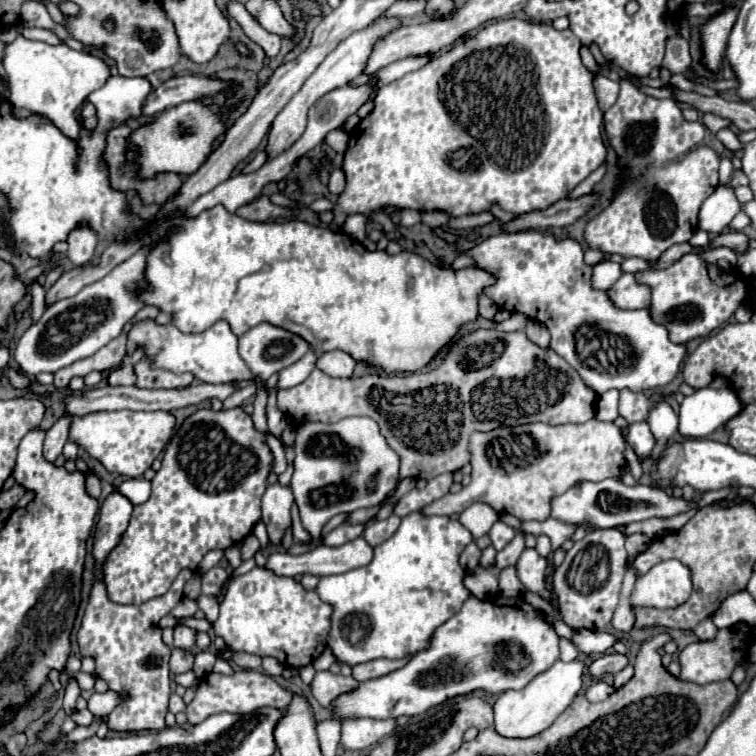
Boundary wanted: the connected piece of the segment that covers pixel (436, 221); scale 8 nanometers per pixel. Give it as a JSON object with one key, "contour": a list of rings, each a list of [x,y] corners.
{"contour":[[[423,212],[421,214],[421,224],[429,226],[429,228],[445,226],[447,220],[449,220],[449,214],[443,214],[443,212]]]}

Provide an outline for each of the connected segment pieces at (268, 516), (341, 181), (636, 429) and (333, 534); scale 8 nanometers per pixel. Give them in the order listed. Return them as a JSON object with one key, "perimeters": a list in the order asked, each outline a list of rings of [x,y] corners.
{"perimeters":[[[[279,482],[267,484],[267,490],[261,498],[261,508],[271,544],[275,546],[281,544],[283,530],[291,526],[291,504],[293,504],[293,492],[289,486],[283,486]]],[[[342,168],[334,169],[329,178],[328,189],[331,194],[341,194],[345,188],[345,174]]],[[[635,422],[629,426],[629,434],[627,434],[627,442],[633,446],[635,454],[641,460],[651,458],[651,452],[655,448],[655,436],[651,434],[649,426],[645,422]]],[[[343,522],[343,524],[337,526],[335,530],[331,530],[331,532],[323,538],[323,542],[325,542],[327,546],[341,546],[341,544],[345,544],[345,542],[355,540],[357,536],[361,536],[363,530],[365,530],[365,522],[361,522],[361,524],[347,524],[347,522]]]]}

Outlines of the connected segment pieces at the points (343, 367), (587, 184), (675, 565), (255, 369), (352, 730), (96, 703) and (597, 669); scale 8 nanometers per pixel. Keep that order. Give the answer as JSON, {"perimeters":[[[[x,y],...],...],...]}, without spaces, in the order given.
{"perimeters":[[[[333,350],[333,352],[321,354],[321,358],[317,362],[317,368],[321,368],[329,376],[347,378],[347,376],[353,374],[355,364],[357,364],[357,360],[351,354],[343,352],[343,350]]],[[[601,166],[601,168],[597,168],[593,174],[589,174],[571,194],[569,194],[569,200],[575,200],[575,198],[581,198],[581,196],[585,196],[585,194],[589,194],[591,192],[591,188],[603,178],[603,174],[605,174],[605,166]]],[[[665,560],[655,564],[637,582],[631,592],[633,608],[669,610],[687,602],[691,596],[691,570],[679,560]]],[[[263,322],[263,324],[251,328],[249,332],[245,332],[239,338],[239,356],[247,362],[247,366],[251,368],[251,372],[257,376],[259,392],[261,392],[261,386],[265,386],[265,382],[269,380],[271,374],[275,374],[281,368],[297,362],[307,350],[311,350],[311,346],[309,346],[307,340],[303,340],[301,336],[297,336],[297,334],[293,334],[289,330],[273,326],[269,322]]],[[[345,720],[341,730],[343,750],[365,750],[395,730],[395,720]]],[[[95,692],[91,698],[89,698],[89,710],[93,716],[109,716],[109,712],[119,704],[121,700],[117,700],[117,696],[113,696],[113,692],[105,692],[105,694],[99,694]]],[[[605,654],[605,656],[597,658],[597,660],[593,660],[593,664],[589,666],[589,672],[595,678],[601,678],[603,674],[617,674],[627,664],[629,664],[627,656],[621,656],[621,654]]]]}

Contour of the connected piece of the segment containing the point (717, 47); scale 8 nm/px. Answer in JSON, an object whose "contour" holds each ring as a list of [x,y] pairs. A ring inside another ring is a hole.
{"contour":[[[727,8],[725,12],[709,18],[705,26],[701,26],[701,38],[703,38],[703,64],[709,70],[719,70],[723,56],[725,56],[725,44],[727,36],[735,24],[737,8]]]}

